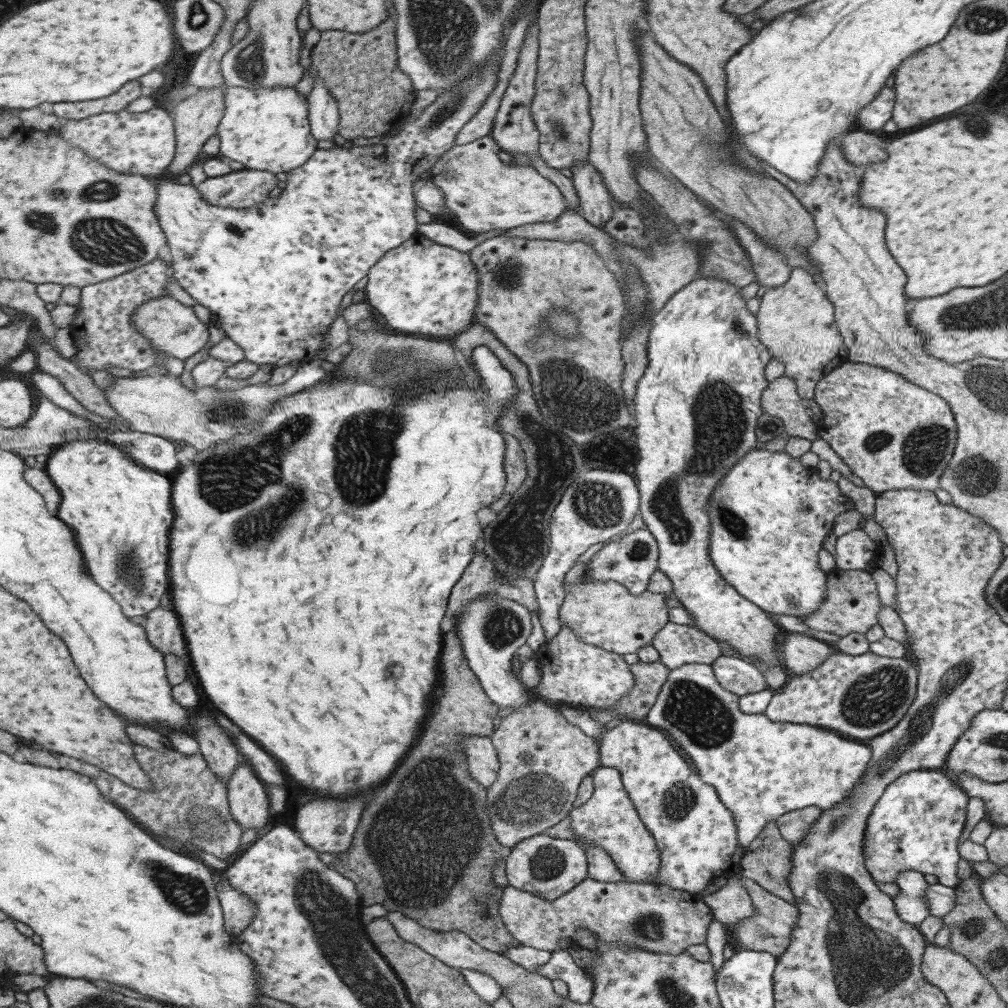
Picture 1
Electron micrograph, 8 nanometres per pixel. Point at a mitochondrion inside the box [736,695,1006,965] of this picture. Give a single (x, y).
(973, 929)

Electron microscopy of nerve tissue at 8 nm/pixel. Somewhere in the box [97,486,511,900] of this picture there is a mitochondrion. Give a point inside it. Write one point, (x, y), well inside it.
(204, 818)

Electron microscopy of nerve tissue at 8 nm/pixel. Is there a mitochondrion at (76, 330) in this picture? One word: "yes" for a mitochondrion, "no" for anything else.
no

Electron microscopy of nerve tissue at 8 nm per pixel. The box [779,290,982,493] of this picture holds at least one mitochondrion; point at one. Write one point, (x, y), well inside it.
(923, 452)

